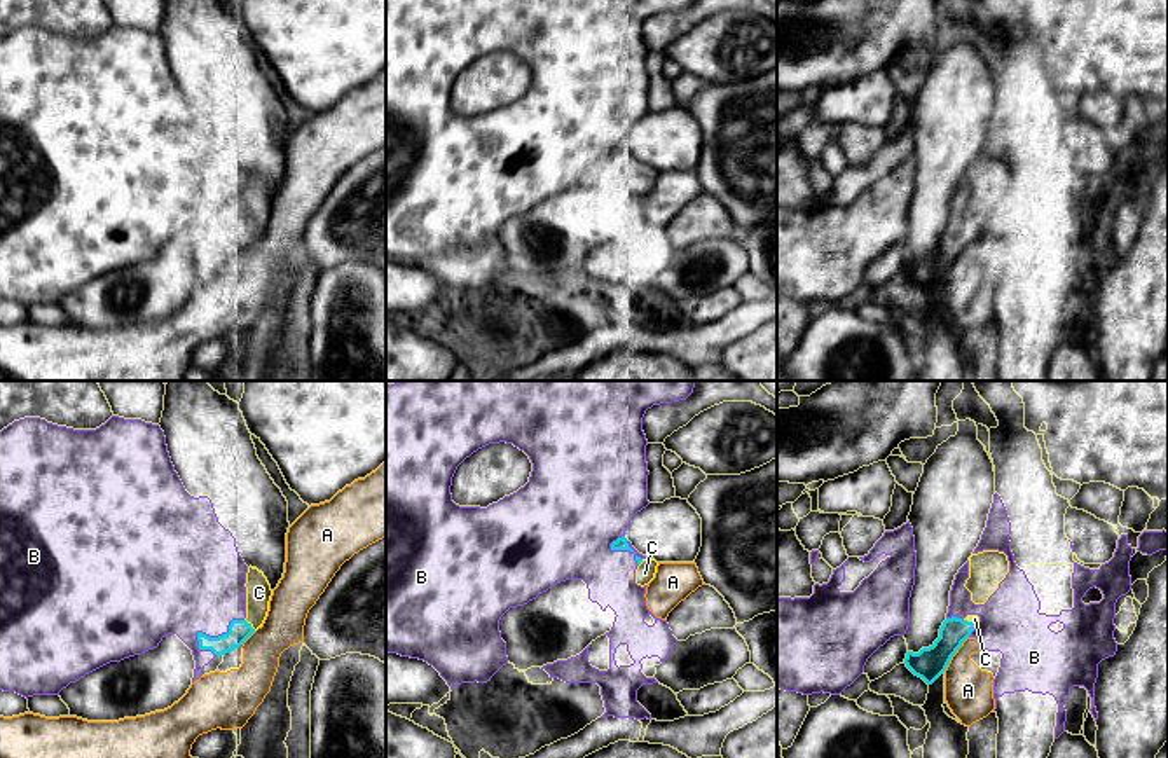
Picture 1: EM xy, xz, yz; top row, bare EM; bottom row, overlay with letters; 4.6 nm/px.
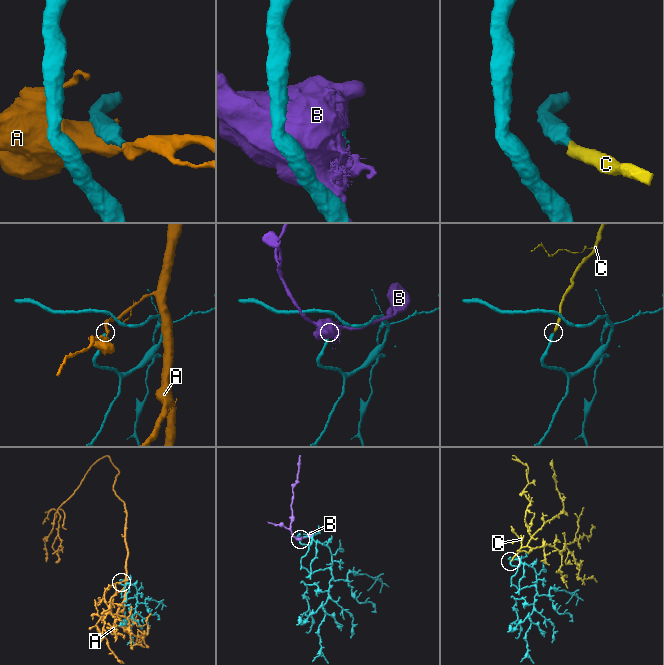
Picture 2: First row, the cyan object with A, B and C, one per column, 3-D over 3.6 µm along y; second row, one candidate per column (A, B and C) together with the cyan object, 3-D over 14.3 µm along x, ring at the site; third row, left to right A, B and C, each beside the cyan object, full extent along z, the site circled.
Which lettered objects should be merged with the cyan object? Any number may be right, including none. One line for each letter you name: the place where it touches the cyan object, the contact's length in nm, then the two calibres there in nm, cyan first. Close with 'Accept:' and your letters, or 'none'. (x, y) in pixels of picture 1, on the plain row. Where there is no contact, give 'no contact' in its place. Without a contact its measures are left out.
C: xy (250, 233) | 80 nm | 100/120 nm
Accept: C

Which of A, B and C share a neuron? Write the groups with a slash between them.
A / B / C

